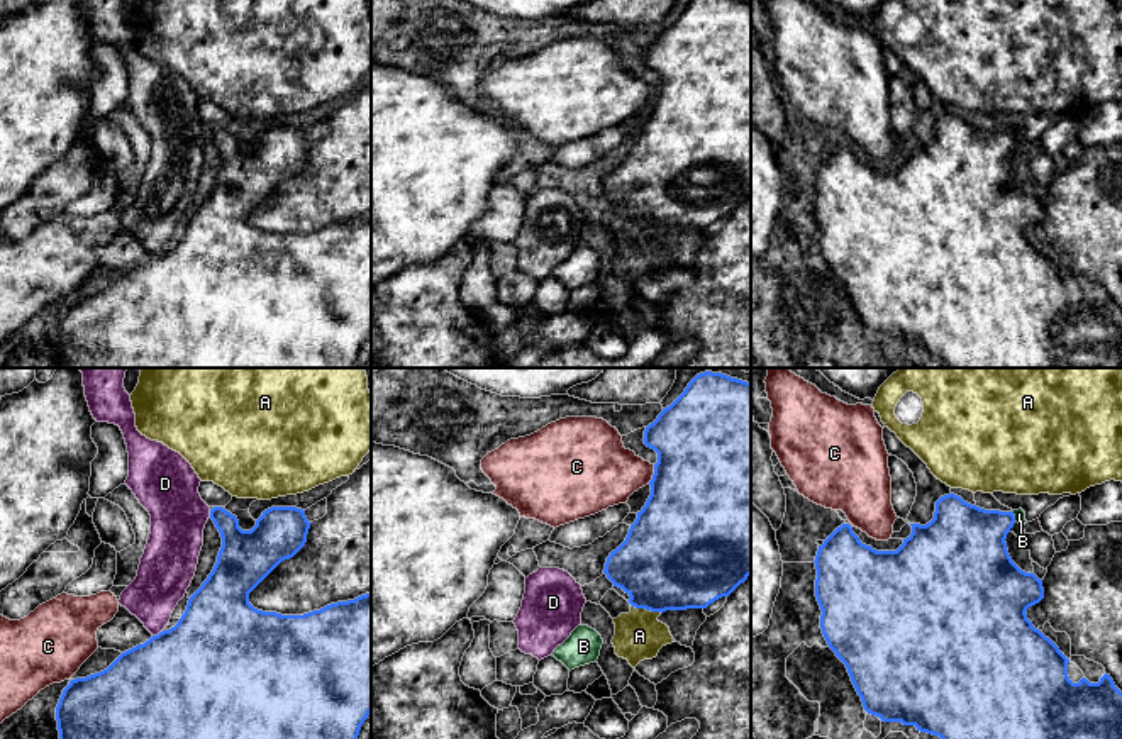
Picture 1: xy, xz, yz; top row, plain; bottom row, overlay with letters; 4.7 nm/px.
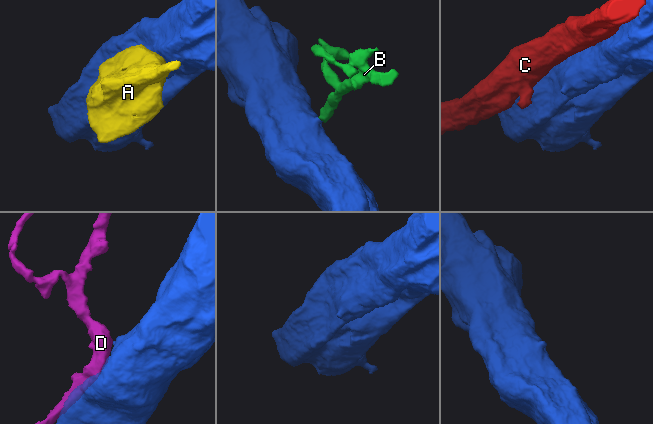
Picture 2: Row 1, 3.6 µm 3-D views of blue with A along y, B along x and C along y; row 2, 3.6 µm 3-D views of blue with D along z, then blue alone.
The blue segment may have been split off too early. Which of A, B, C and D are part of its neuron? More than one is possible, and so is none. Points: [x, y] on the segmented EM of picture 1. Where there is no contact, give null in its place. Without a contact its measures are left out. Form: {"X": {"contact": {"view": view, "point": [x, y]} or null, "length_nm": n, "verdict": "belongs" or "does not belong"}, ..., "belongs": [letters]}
{"A": {"contact": {"view": "xz", "point": [646, 609]}, "length_nm": 160, "verdict": "does not belong"}, "B": {"contact": {"view": "yz", "point": [1014, 517]}, "length_nm": 50, "verdict": "belongs"}, "C": {"contact": {"view": "xz", "point": [655, 473]}, "length_nm": 90, "verdict": "does not belong"}, "D": {"contact": {"view": "xy", "point": [160, 633]}, "length_nm": 60, "verdict": "does not belong"}, "belongs": ["B"]}

